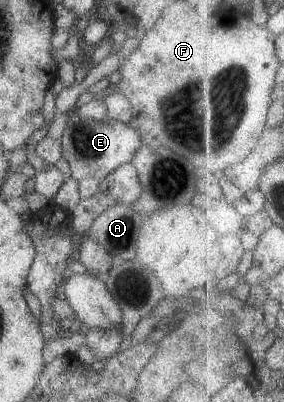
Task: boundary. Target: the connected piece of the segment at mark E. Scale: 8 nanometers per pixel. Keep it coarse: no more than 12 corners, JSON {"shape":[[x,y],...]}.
{"shape":[[71,111],[62,157],[76,181],[101,180],[141,145],[132,124]]}

